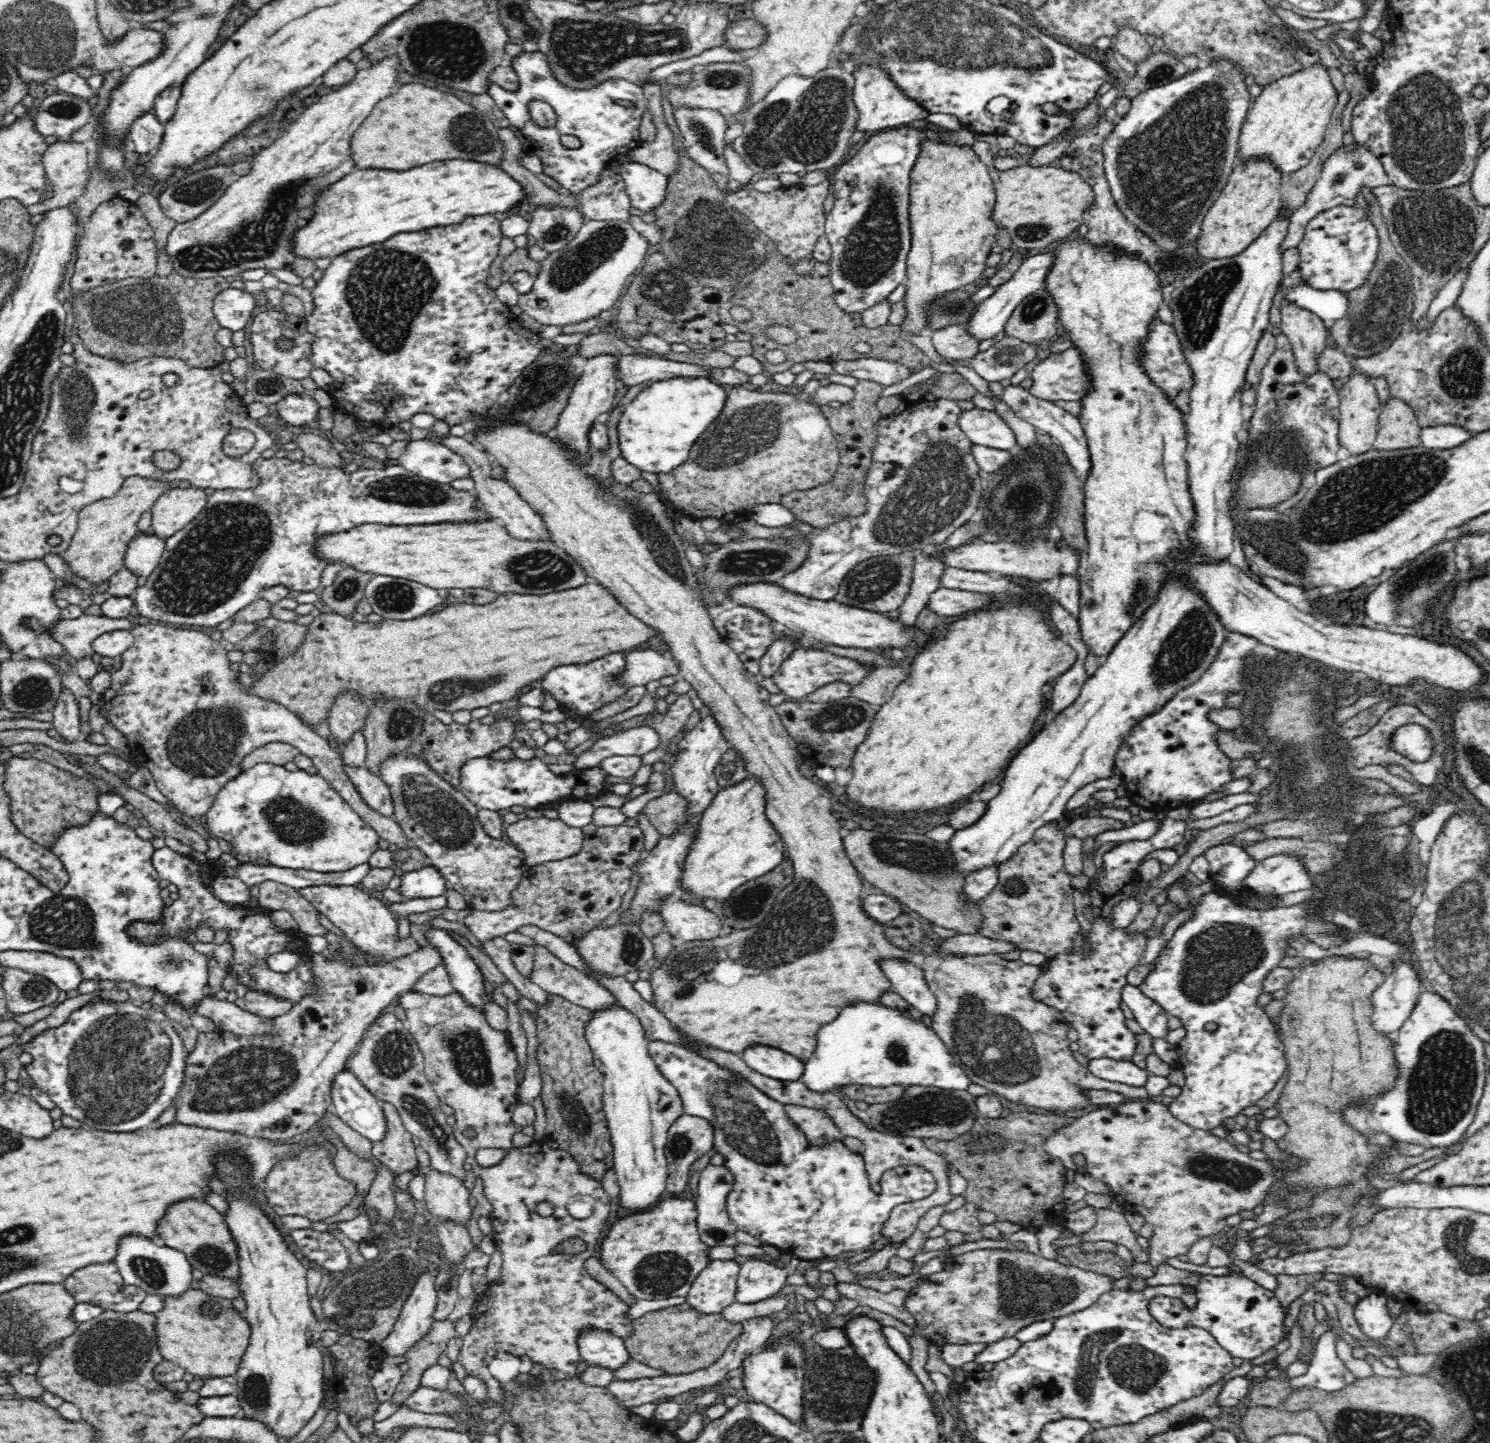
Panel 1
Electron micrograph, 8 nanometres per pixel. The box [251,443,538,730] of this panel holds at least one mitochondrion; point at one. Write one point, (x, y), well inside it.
(407, 490)

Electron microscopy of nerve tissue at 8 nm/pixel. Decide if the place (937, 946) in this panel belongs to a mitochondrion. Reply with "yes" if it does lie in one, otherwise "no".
no

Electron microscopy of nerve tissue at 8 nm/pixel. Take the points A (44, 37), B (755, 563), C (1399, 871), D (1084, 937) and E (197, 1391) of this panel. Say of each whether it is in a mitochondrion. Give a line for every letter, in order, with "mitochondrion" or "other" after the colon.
A: mitochondrion
B: mitochondrion
C: mitochondrion
D: other
E: other

